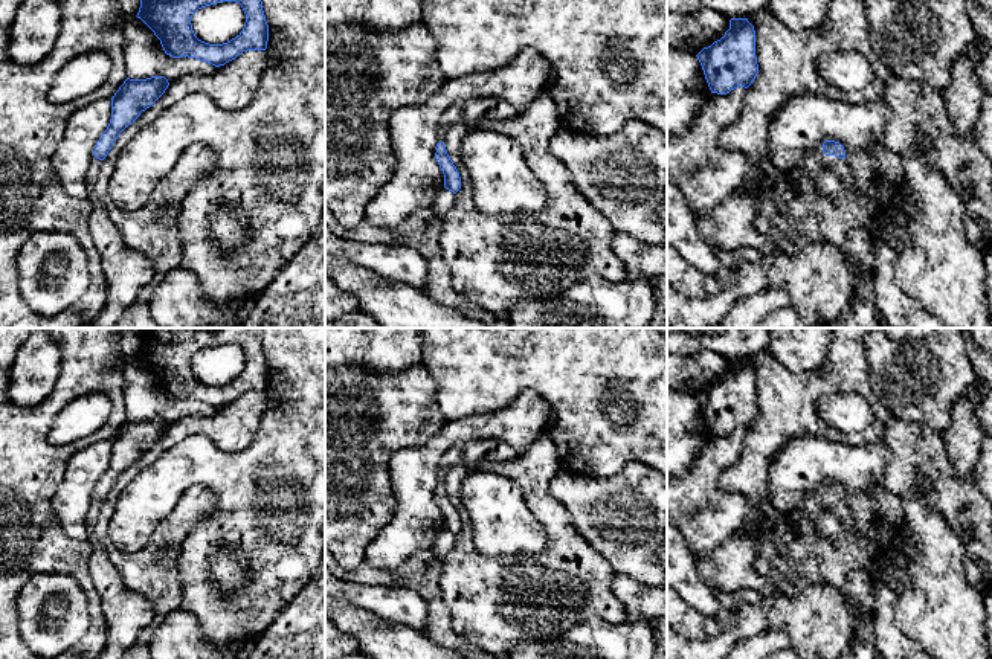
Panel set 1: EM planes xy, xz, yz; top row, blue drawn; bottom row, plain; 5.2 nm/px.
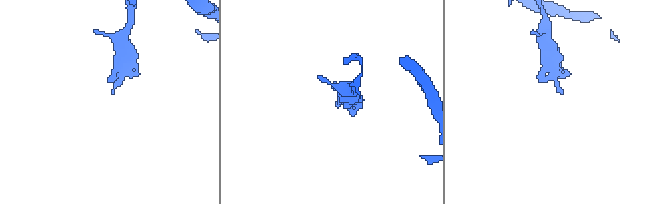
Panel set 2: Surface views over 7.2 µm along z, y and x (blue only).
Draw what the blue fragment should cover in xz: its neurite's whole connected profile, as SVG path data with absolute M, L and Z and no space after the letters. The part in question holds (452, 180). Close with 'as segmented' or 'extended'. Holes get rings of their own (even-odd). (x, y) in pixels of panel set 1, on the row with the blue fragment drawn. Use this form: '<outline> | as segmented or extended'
M441 125L436 133L435 159L444 174L444 188L456 194L461 189L461 177L456 166L447 154L444 137L446 130L444 125Z | extended

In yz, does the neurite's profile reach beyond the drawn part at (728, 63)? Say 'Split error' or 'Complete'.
Complete

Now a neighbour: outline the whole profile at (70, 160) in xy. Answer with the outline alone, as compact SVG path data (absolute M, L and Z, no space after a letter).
M102 98L76 110L66 124L66 134L52 156L52 168L64 189L75 198L92 198L85 175L96 142L111 119L111 99Z

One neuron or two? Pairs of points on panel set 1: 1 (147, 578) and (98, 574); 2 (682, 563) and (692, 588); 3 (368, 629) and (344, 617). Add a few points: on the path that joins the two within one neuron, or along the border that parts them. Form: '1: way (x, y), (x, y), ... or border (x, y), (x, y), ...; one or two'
1: border (103, 543), (121, 581), (147, 598); two
2: way (682, 569), (690, 581); one
3: way (362, 624), (350, 618); one

